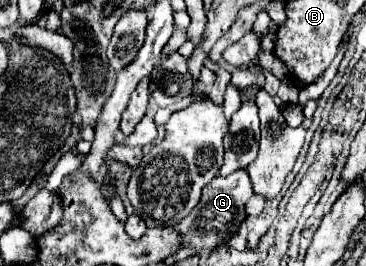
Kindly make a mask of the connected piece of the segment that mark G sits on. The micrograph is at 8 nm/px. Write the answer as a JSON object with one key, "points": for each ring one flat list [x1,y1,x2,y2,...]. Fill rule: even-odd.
{"points":[[237,170,229,174,227,178,219,176,211,180,201,192,199,204,193,208,193,212,179,224,179,230,185,238,185,248,195,248,201,250,203,246,217,248,225,244,231,236,235,236,237,228,245,220,245,202,253,196,253,186,249,180,247,170]]}

